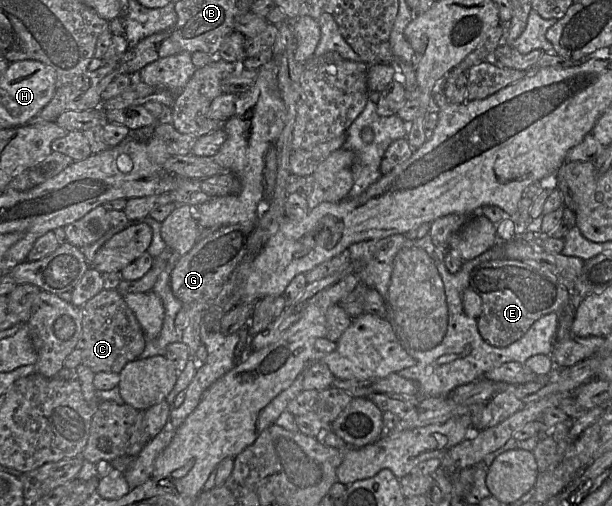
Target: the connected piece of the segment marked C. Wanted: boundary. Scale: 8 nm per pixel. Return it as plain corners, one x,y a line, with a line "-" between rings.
103,289
81,308
82,331
76,348
81,351
81,364
94,373
120,373
124,366
136,360
146,346
144,332
123,296
117,290

